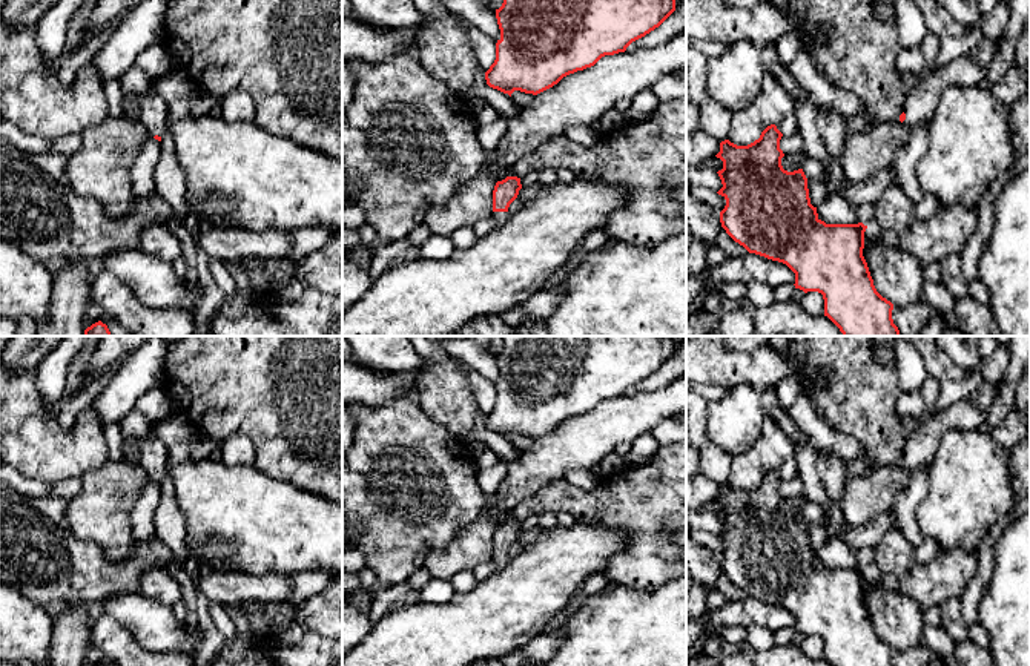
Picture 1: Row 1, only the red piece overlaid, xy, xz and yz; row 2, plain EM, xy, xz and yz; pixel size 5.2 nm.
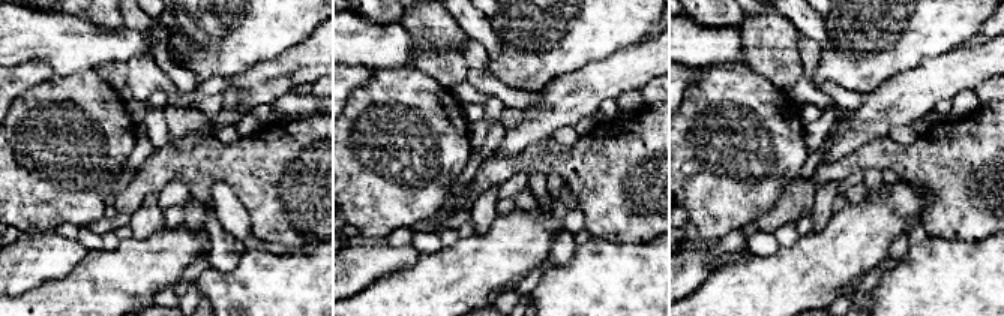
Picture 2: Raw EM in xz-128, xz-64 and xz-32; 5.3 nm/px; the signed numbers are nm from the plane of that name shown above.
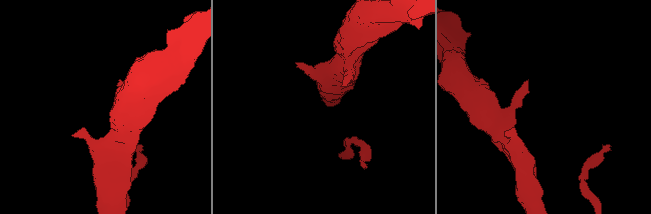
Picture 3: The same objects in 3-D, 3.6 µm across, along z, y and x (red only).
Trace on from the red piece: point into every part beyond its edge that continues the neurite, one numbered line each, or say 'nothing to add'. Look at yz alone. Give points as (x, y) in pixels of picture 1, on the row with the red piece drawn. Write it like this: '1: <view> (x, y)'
1: yz (920, 103)

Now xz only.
1: xz (499, 218)

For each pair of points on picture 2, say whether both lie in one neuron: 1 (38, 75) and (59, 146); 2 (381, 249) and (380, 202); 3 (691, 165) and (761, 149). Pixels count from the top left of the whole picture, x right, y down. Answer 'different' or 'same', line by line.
1: different
2: different
3: same

